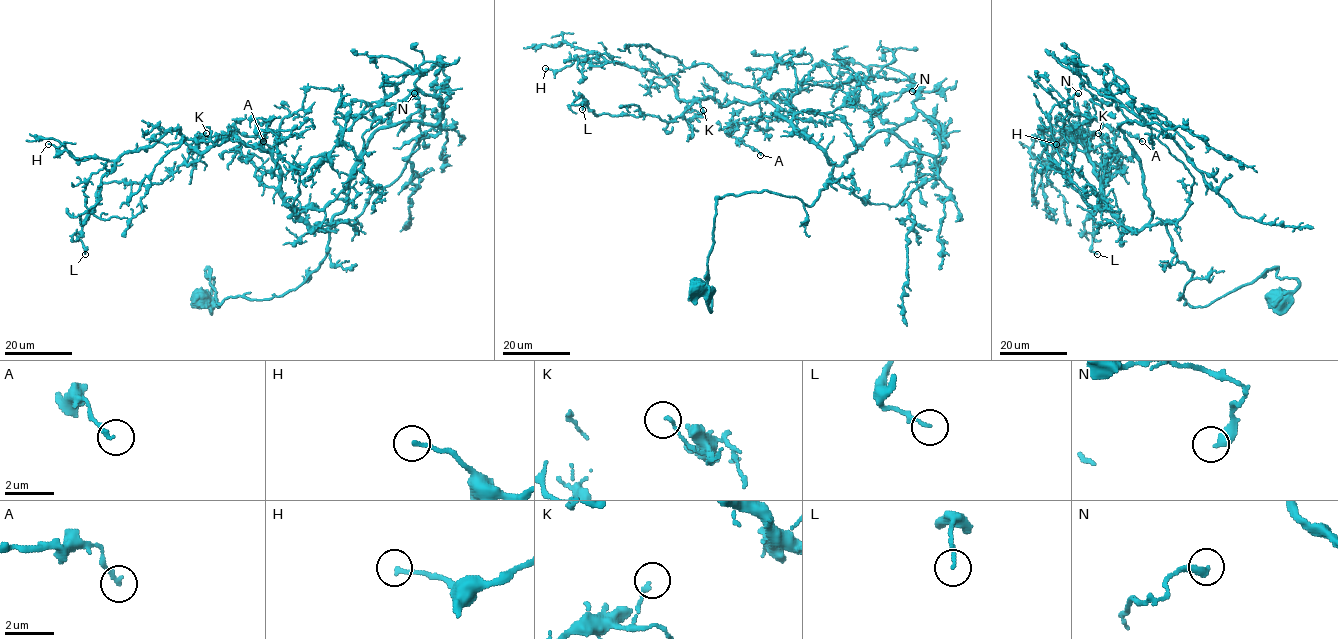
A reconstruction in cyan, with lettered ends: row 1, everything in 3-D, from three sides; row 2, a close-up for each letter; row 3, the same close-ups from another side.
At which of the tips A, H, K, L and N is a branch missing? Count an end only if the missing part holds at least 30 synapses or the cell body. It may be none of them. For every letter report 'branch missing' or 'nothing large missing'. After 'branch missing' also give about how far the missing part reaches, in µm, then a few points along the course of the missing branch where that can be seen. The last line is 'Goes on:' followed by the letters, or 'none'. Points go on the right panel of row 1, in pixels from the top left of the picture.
A: nothing large missing
H: nothing large missing
K: nothing large missing
L: nothing large missing
N: nothing large missing
Goes on: none

